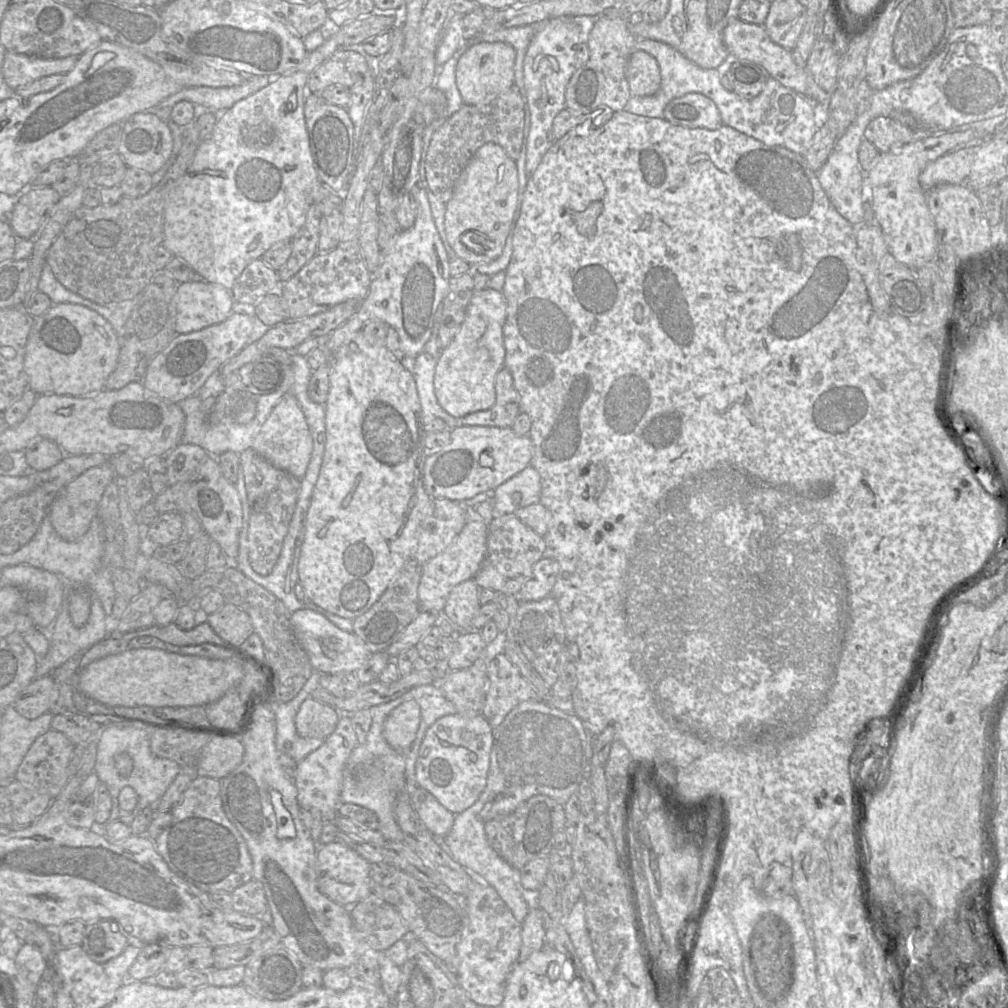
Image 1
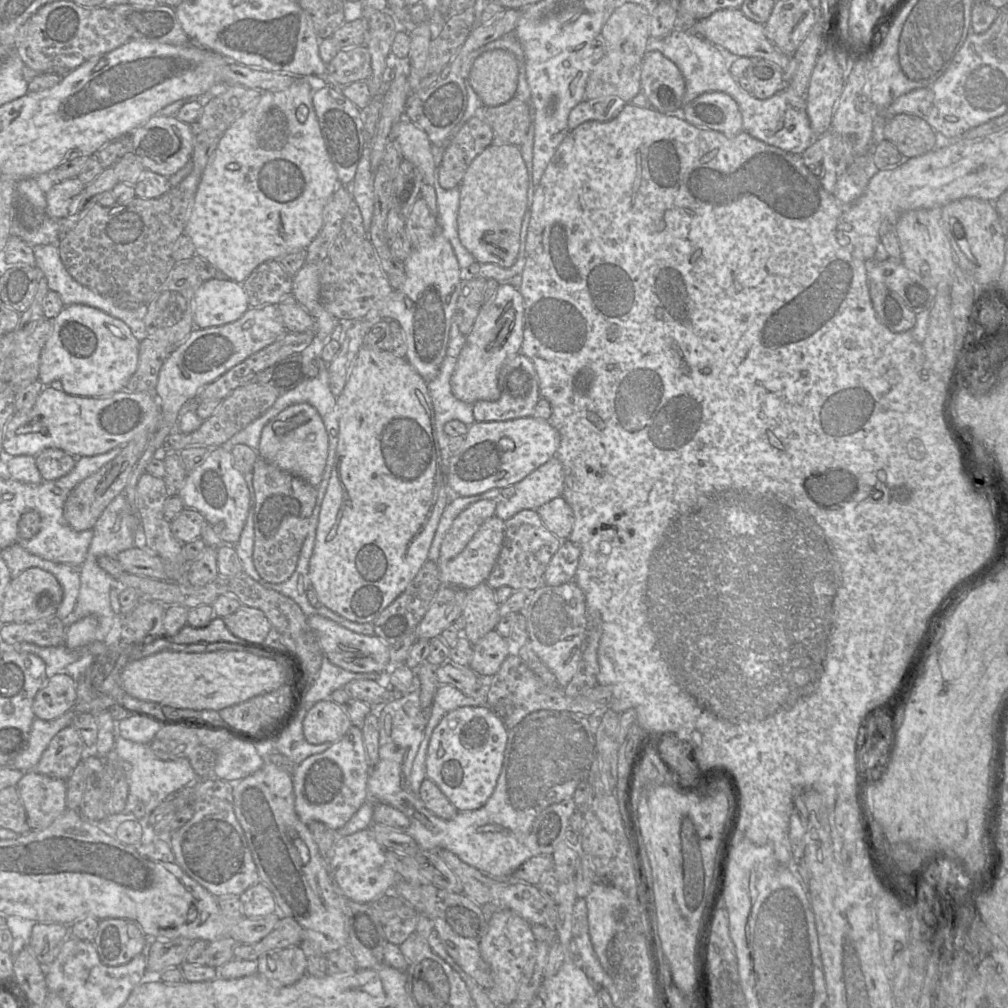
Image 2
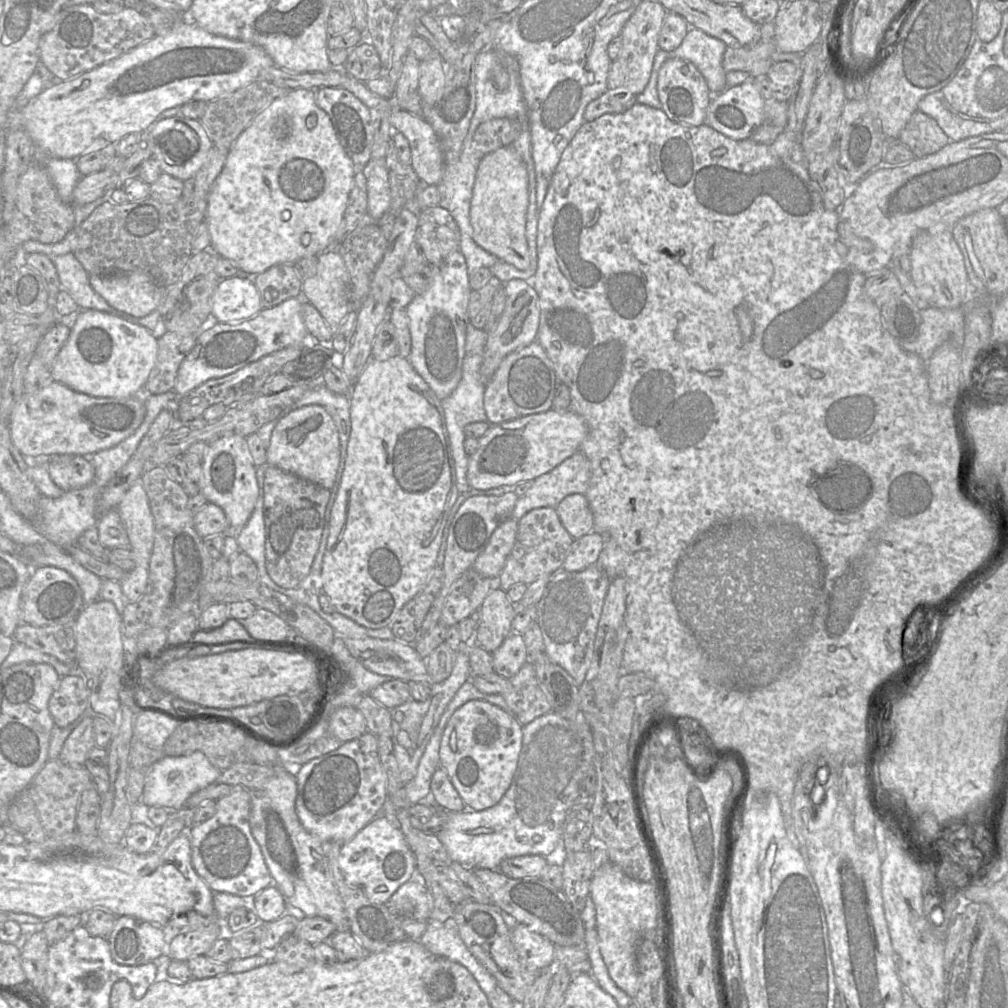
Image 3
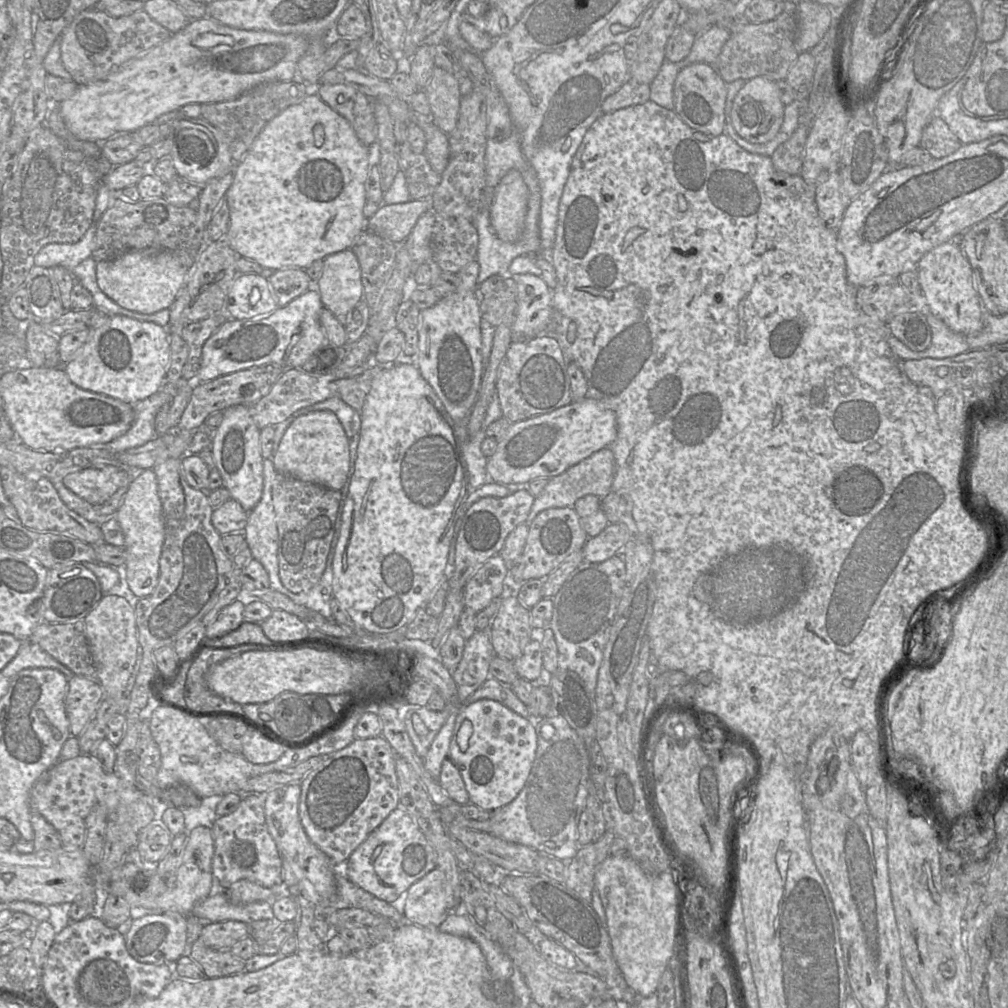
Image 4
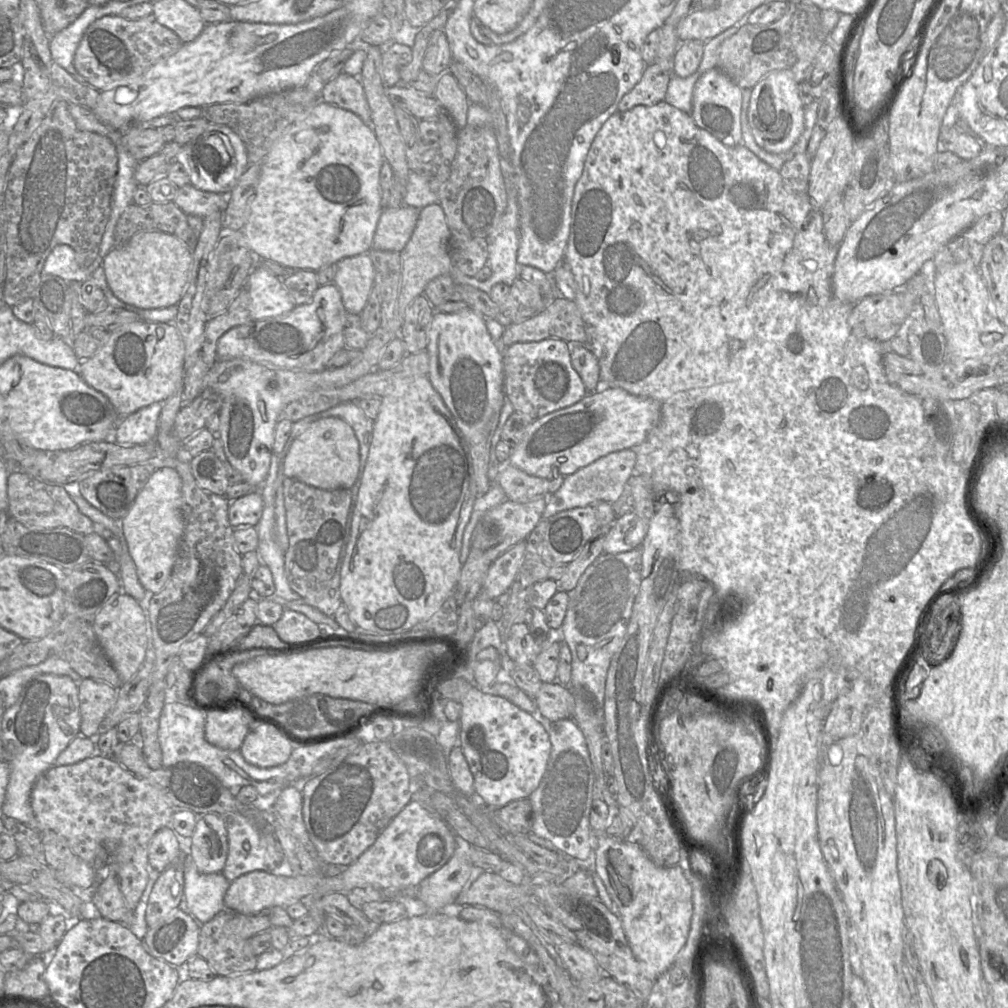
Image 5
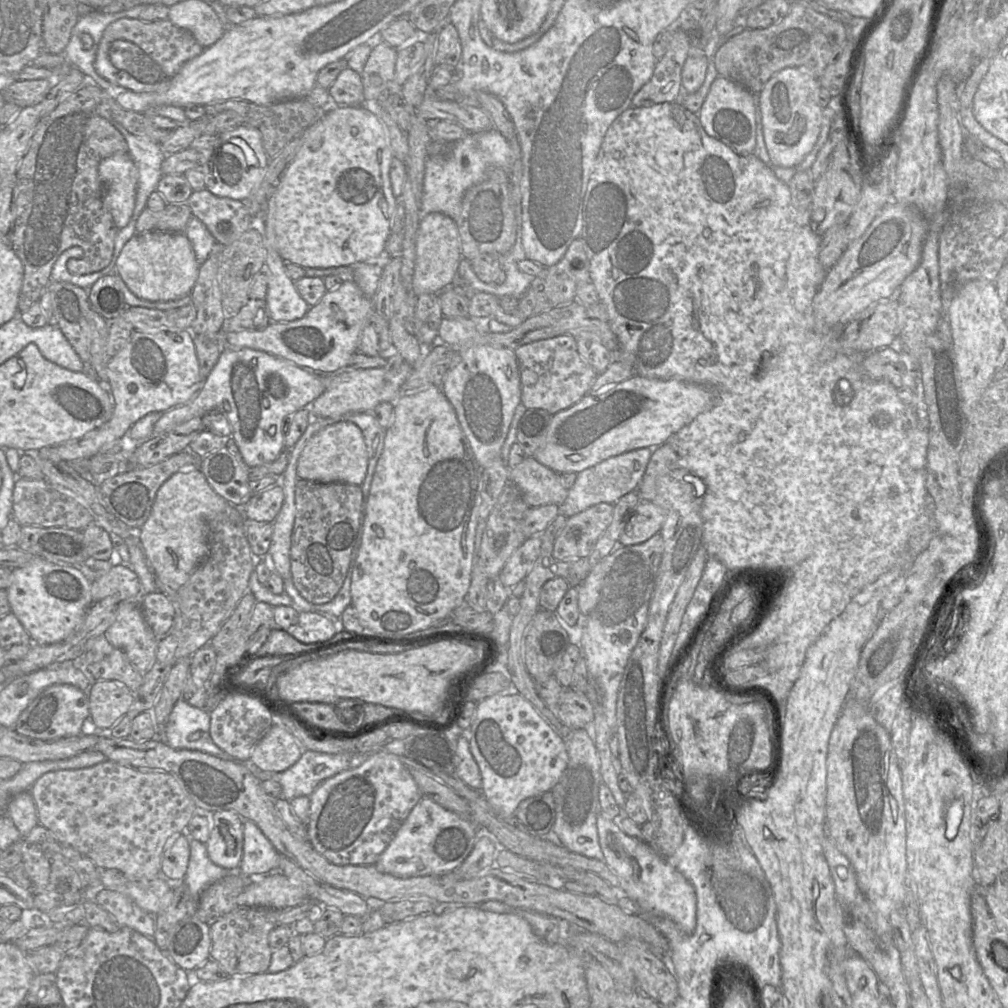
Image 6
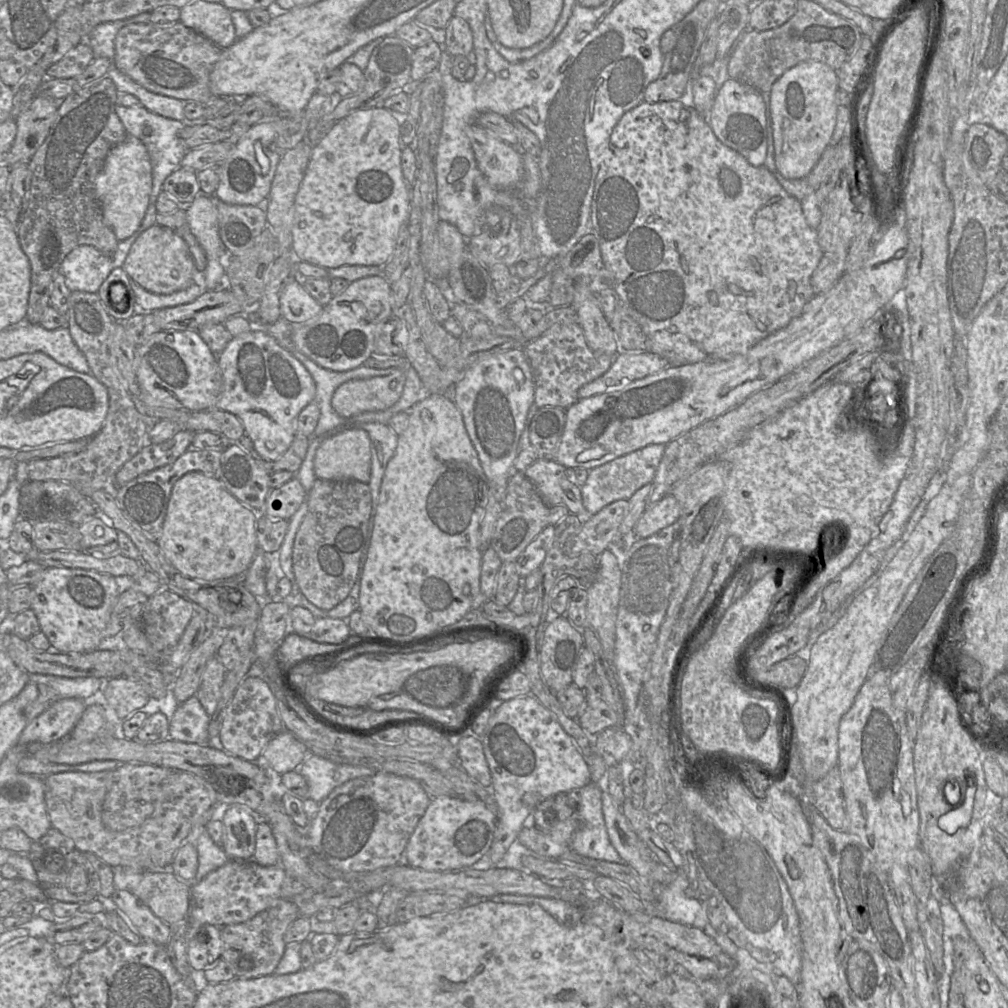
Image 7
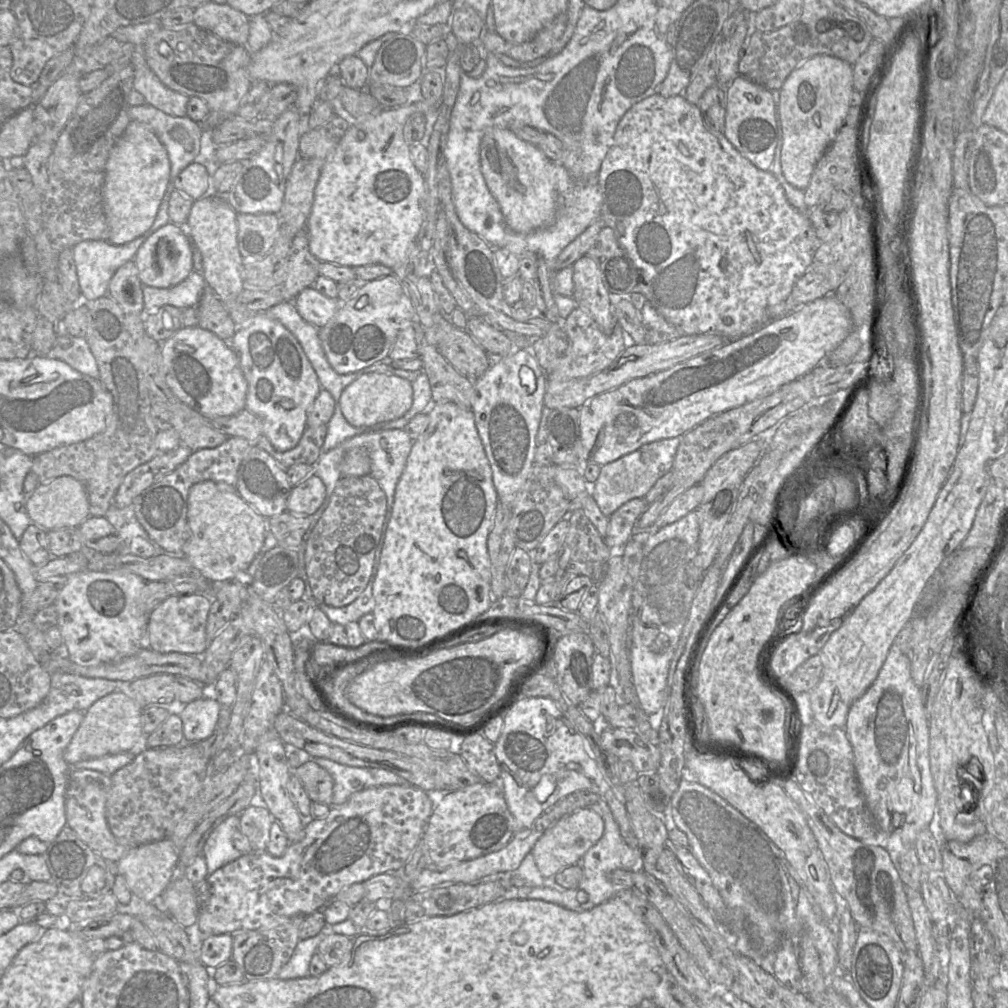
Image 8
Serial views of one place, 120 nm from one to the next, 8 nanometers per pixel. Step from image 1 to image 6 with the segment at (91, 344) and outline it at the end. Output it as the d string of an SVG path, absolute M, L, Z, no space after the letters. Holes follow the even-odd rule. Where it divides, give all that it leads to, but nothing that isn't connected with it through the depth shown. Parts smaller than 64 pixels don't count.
M168 328L169 330L134 331L129 342L121 348L107 365L108 389L114 403L111 419L100 429L96 429L77 440L41 448L39 455L53 461L74 461L105 452L118 444L130 427L151 412L165 412L190 401L203 387L206 378L200 374L193 335L189 330Z

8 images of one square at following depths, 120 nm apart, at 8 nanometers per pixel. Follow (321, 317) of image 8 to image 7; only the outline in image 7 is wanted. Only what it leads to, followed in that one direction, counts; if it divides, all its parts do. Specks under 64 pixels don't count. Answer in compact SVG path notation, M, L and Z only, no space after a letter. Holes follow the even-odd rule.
M297 274L280 294L281 317L292 324L303 324L315 319L323 310L303 287L301 277Z

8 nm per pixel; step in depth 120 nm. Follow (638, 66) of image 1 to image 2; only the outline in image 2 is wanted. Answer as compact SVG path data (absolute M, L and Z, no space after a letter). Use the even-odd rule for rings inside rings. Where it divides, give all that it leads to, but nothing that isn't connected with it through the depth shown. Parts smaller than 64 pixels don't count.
M659 51L646 52L640 81L654 109L663 114L680 114L686 86L674 62Z

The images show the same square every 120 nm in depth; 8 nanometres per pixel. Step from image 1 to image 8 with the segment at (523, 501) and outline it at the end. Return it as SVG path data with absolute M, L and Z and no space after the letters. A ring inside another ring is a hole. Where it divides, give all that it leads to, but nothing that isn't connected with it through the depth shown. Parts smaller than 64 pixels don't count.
M675 437L644 444L637 450L601 466L598 479L589 484L590 493L601 512L609 517L626 502L644 498L654 484L672 470L680 441L681 437ZM645 453L651 455L652 459L643 459Z

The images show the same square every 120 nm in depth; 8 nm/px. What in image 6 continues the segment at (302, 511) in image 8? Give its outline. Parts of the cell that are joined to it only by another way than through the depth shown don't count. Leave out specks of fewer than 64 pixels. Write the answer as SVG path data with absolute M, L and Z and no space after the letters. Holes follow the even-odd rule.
M276 485L254 494L241 510L246 520L273 523L283 502L284 491Z

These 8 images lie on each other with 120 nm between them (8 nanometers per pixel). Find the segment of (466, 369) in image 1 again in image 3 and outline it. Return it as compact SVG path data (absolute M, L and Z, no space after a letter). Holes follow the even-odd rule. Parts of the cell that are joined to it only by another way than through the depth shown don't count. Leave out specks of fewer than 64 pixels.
M512 279L504 283L505 308L494 328L487 334L483 360L480 366L482 379L487 383L510 353L536 341L540 319L539 298L536 290L523 279Z

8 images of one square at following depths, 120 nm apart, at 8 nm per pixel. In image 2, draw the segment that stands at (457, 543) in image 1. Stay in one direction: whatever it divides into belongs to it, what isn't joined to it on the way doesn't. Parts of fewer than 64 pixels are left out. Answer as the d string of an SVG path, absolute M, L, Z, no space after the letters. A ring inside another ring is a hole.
M496 516L488 518L477 530L463 551L445 565L438 565L441 586L470 590L485 583L501 551L505 522Z

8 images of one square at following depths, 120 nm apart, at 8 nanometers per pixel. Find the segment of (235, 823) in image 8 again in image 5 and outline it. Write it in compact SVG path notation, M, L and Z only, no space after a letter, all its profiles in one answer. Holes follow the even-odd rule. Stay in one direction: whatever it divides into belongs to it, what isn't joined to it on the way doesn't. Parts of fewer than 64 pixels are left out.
M177 833L184 863L184 902L193 918L204 924L213 919L225 908L224 897L231 884L222 873L200 873L191 856L191 838Z

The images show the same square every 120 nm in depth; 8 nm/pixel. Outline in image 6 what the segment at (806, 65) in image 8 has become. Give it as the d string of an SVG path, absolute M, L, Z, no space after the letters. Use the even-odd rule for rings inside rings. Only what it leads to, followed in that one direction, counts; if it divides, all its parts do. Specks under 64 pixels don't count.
M788 67L773 75L759 93L764 141L776 166L795 167L816 144L822 120L818 104L820 88L818 77L804 69Z

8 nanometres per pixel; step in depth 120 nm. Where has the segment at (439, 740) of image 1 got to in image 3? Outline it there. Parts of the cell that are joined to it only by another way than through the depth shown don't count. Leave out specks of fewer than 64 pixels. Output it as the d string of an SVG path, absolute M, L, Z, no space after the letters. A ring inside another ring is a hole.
M472 700L465 703L460 708L458 708L450 717L444 729L444 733L441 739L440 750L439 750L440 765L444 767L445 770L447 771L447 774L453 786L455 787L460 797L462 798L465 804L465 807L468 808L466 810L482 811L487 808L490 808L494 806L495 804L497 804L500 801L500 799L503 797L505 792L508 790L508 788L510 787L516 766L517 766L519 754L521 751L522 737L523 737L522 728L523 726L517 721L517 719L509 711L505 711L483 700Z

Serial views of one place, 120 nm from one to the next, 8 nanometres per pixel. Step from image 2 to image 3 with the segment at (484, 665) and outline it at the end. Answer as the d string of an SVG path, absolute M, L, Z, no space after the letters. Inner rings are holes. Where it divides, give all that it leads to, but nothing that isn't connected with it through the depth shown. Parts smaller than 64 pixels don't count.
M511 633L501 646L490 653L493 660L493 670L506 679L515 676L521 667L528 662L528 653L522 634Z

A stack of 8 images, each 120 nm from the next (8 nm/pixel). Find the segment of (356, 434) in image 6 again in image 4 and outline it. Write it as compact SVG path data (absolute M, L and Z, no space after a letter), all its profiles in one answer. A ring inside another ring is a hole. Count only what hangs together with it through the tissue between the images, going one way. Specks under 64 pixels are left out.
M328 410L296 418L285 431L272 458L277 472L340 491L350 469L349 441L337 416Z

